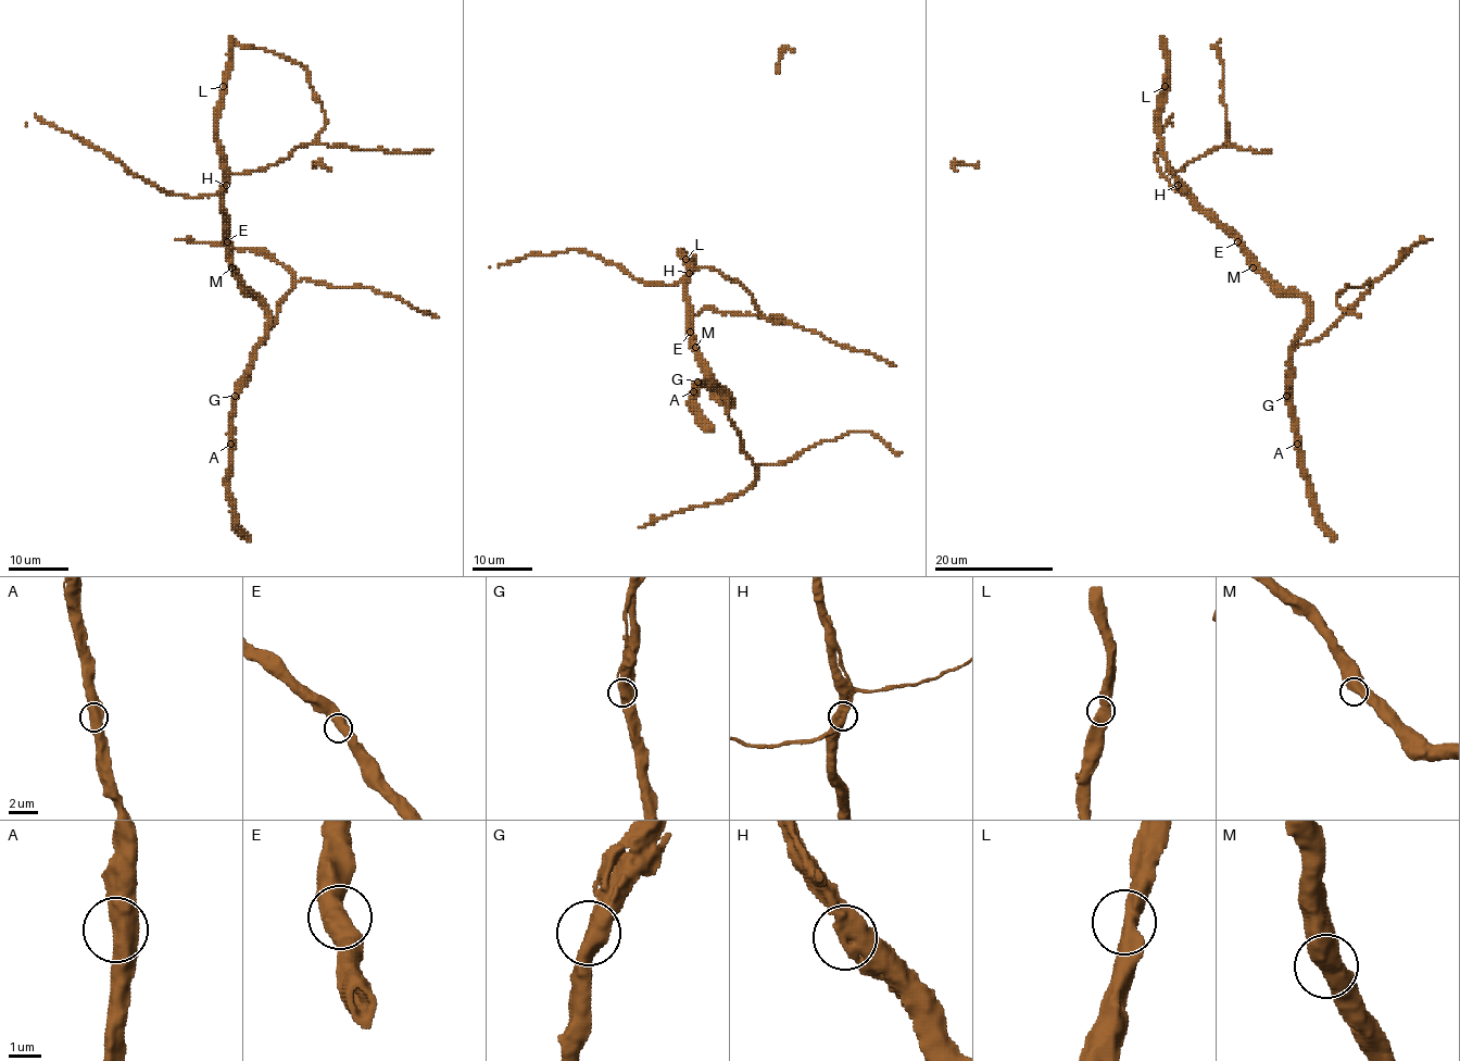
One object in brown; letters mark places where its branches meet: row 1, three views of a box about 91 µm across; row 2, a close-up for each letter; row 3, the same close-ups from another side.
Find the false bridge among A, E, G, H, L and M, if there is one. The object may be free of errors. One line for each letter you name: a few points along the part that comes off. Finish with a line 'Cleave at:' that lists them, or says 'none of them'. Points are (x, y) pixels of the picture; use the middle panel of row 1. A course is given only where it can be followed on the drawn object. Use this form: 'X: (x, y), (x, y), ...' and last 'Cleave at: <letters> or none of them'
Cleave at: none of them

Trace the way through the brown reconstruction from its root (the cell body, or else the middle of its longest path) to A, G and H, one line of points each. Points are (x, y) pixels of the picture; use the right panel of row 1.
A: (1257, 262), (1274, 282), (1300, 296), (1307, 304), (1306, 329), (1293, 349), (1291, 415), (1297, 444)
G: (1257, 262), (1274, 282), (1300, 296), (1307, 304), (1307, 325), (1293, 349), (1293, 384), (1286, 396)
H: (1257, 262), (1178, 185)

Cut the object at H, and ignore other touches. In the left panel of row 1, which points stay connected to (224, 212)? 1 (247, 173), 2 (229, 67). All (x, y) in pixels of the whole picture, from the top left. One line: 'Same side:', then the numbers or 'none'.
Same side: 2

